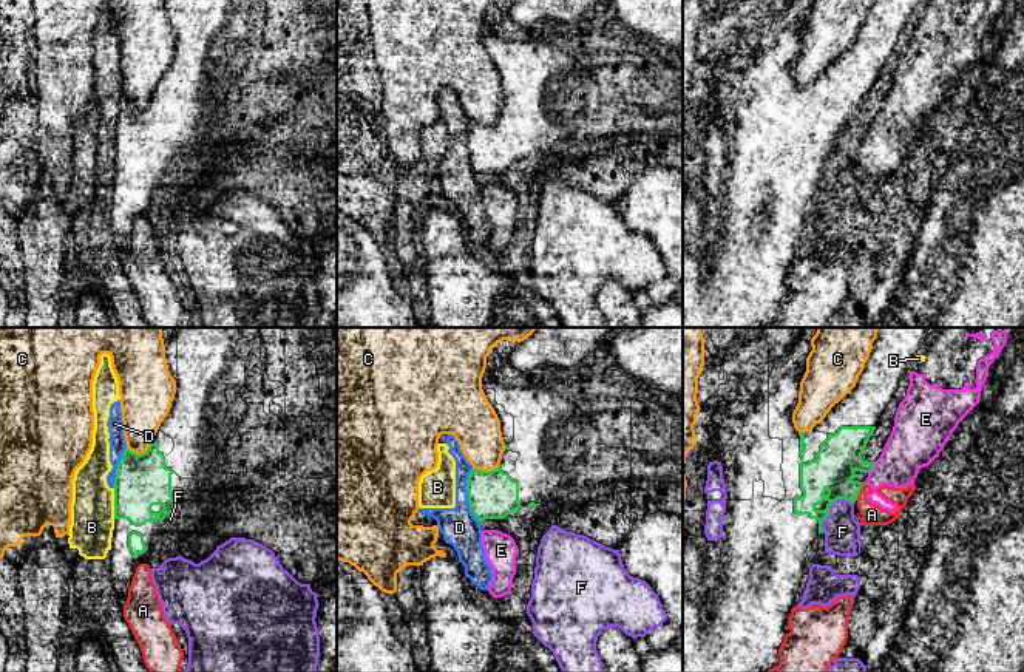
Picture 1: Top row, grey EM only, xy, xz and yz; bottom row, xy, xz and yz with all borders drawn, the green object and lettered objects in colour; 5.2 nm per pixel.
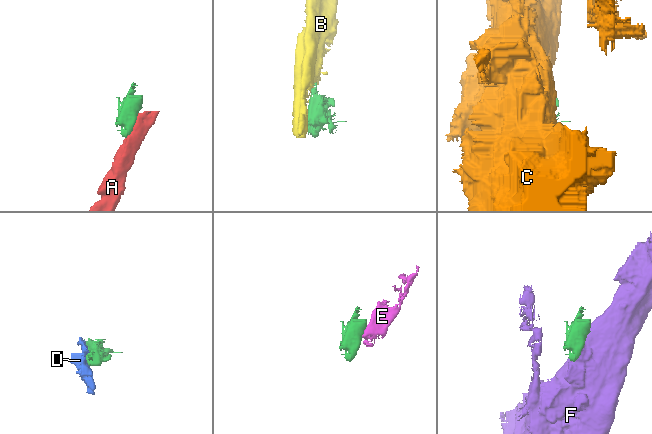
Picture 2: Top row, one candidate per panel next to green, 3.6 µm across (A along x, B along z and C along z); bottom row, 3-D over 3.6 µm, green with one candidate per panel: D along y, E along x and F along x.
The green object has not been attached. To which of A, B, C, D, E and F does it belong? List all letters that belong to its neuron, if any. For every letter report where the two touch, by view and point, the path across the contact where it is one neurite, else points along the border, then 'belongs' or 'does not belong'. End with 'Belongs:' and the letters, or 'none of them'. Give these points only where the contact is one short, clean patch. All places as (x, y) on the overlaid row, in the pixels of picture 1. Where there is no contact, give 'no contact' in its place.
A: meets green in yz at (859, 492); border along yz (864, 482), (856, 499); does not belong
B: meets green in xy at (115, 504); does not belong
C: meets green in xy at (142, 453); does not belong
D: meets green in xz at (468, 496); does not belong
E: meets green in yz at (873, 467); border along yz (876, 462), (868, 473); does not belong
F: meets green in yz at (830, 505); does not belong
Belongs: none of them

